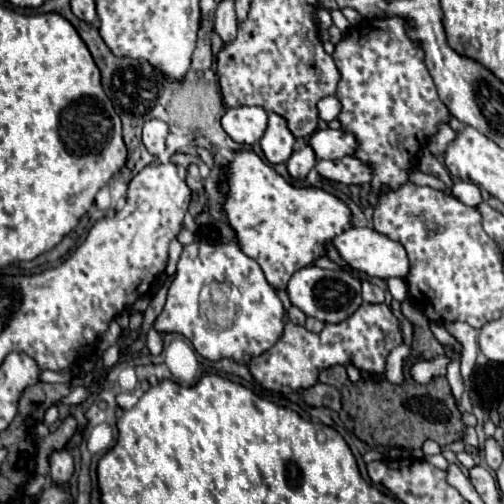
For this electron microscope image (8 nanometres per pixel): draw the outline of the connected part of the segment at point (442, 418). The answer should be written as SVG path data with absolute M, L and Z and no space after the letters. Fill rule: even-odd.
M331 366L321 372L319 380L323 384L335 386L341 392L341 420L349 430L355 432L359 440L367 442L369 446L421 448L423 440L427 438L435 440L439 446L445 446L447 442L457 442L459 436L463 436L465 432L463 416L457 408L457 402L451 394L451 386L445 376L437 376L437 380L431 380L423 386L407 374L405 382L399 386L387 380L371 382L371 378L361 378L355 386L347 380L343 366ZM367 428L373 432L367 432Z

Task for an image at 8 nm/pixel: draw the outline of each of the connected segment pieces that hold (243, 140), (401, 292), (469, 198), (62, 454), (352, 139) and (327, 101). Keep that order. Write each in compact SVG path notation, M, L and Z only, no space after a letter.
M241 106L241 108L227 108L221 124L225 132L239 144L251 146L261 140L267 128L267 112L257 106Z
M397 278L397 280L387 280L387 286L389 286L389 292L391 292L393 300L397 300L397 302L407 300L407 284L405 284L401 278Z
M455 180L453 184L453 196L459 198L463 204L467 206L477 206L477 204L483 204L483 196L481 196L481 190L475 182L469 182L469 180Z
M53 450L49 454L49 474L57 484L67 484L73 474L73 456L69 450Z
M325 128L325 130L317 130L311 136L309 146L313 148L315 156L321 160L345 158L357 150L357 136L353 136L351 132L345 132L345 130Z
M327 96L319 102L319 114L325 122L331 122L339 112L339 100L335 96Z

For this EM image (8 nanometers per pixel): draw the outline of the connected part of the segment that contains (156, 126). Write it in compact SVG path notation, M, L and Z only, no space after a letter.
M149 120L143 126L143 144L153 156L159 156L165 152L169 136L169 126L163 120Z

